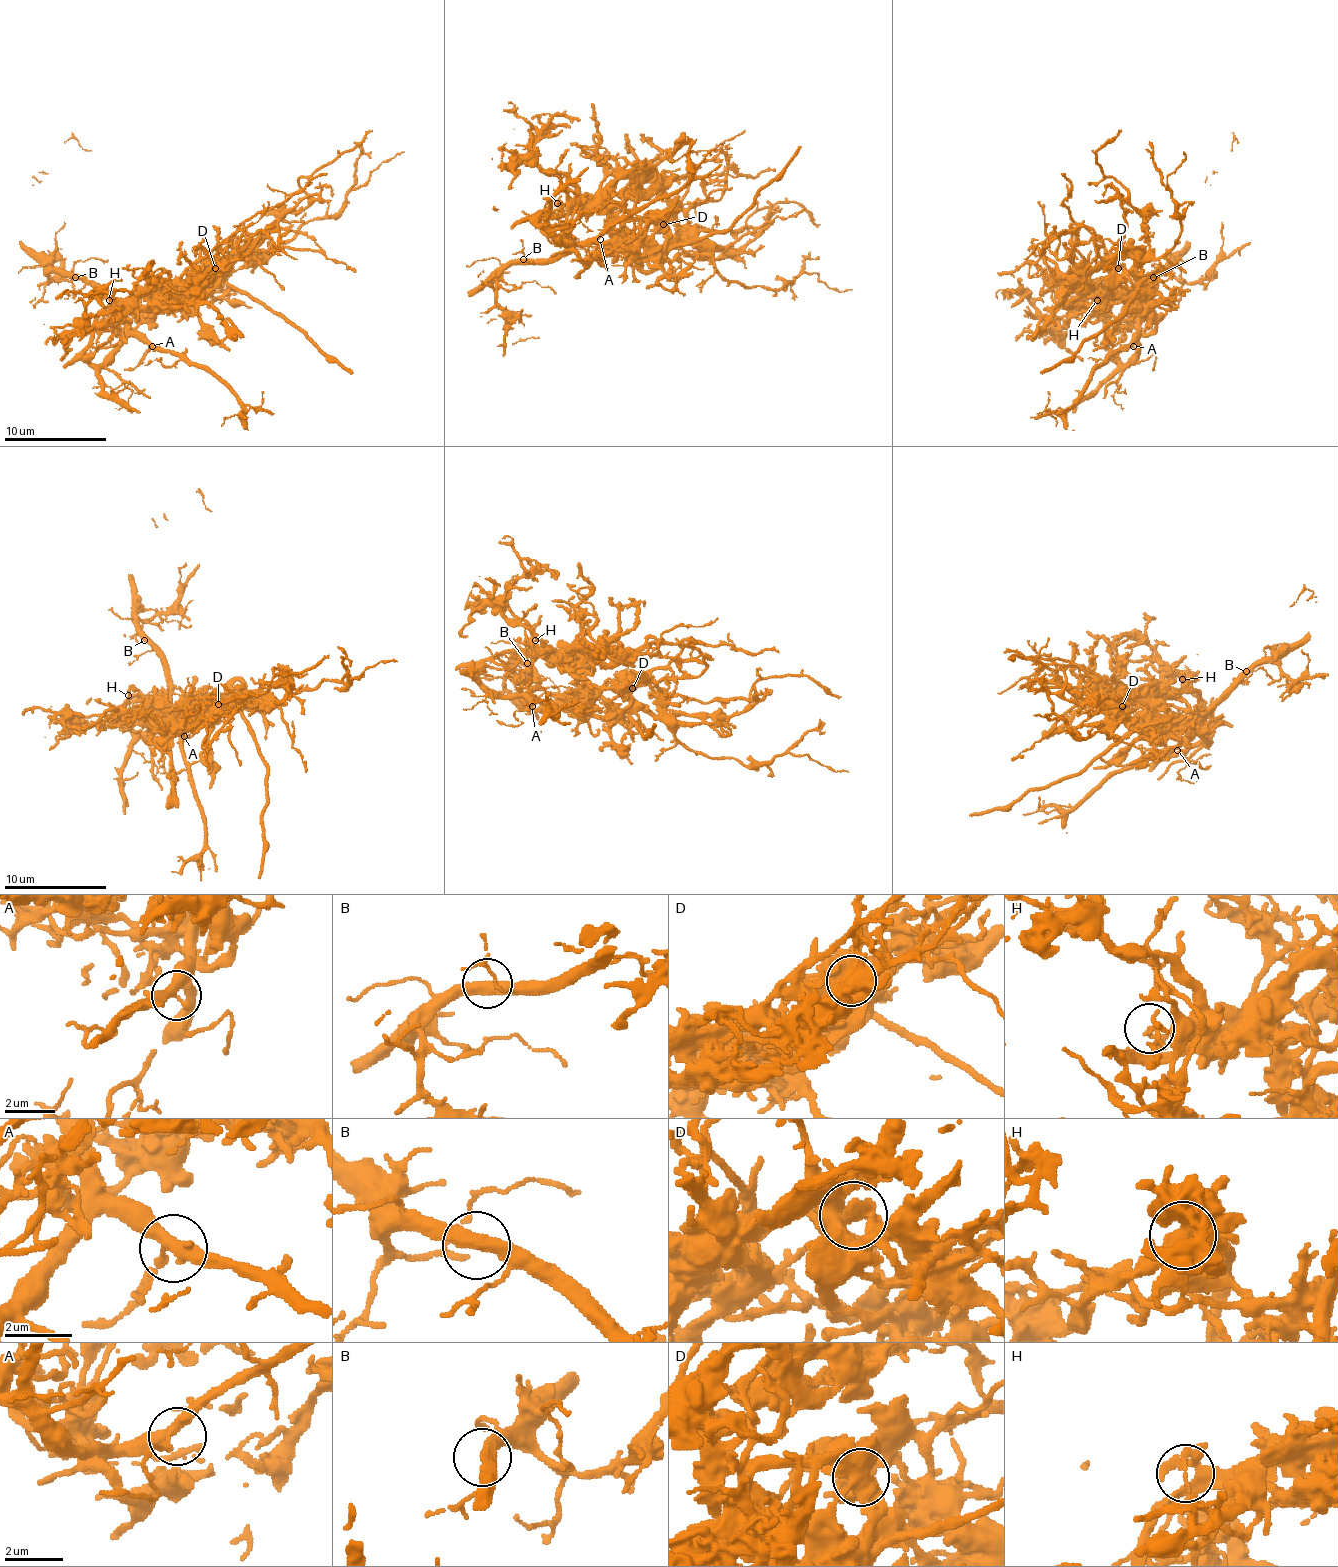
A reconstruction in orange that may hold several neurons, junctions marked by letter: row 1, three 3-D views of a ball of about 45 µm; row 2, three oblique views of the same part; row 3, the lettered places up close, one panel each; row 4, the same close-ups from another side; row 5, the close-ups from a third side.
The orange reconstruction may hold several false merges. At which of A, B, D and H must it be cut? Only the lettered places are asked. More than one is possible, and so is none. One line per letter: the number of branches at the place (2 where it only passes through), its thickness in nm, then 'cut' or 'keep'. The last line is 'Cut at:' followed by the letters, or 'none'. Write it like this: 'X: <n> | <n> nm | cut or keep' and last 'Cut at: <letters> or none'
A: 3 | 320 nm | keep
B: 2 | 440 nm | keep
D: 3 | 400 nm | cut
H: 2 | 140 nm | cut
Cut at: D, H

